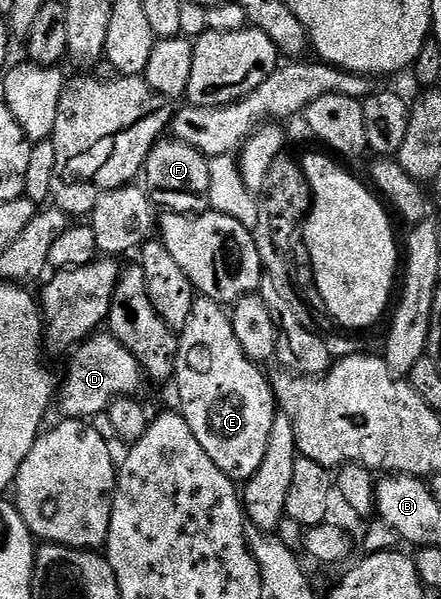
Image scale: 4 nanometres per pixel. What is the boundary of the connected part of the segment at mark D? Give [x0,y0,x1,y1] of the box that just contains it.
[58,331,145,419]

